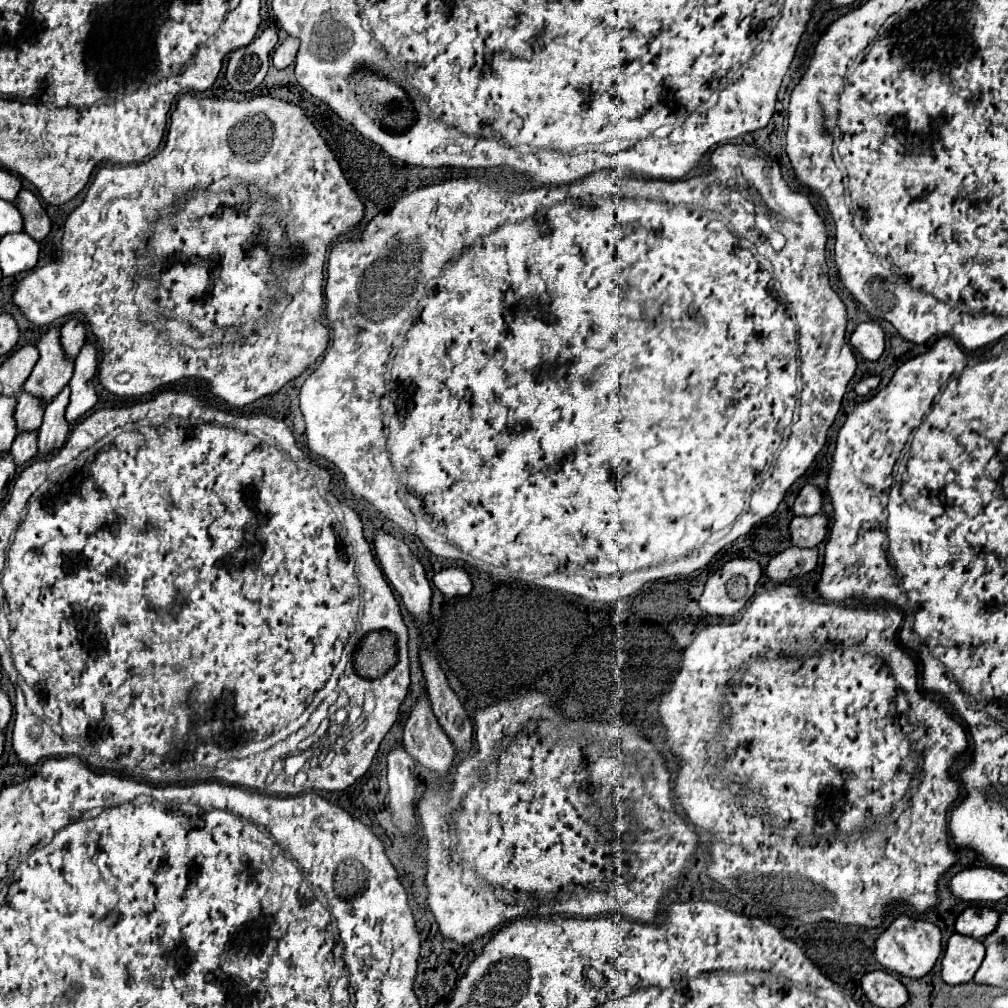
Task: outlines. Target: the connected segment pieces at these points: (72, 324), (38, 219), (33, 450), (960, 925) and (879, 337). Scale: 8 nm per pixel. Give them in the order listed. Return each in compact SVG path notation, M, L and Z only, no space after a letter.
M70 318L62 326L60 340L62 340L62 348L64 348L66 356L74 358L80 352L80 348L84 346L84 342L86 342L86 326L84 326L84 322L80 318Z
M22 190L18 196L18 208L24 212L24 220L26 220L24 232L30 234L38 242L44 240L50 234L52 224L40 200L30 190Z
M28 430L28 432L20 432L16 436L10 452L14 454L14 460L18 466L38 454L38 436L36 434L38 434L38 430Z
M970 906L956 918L956 932L970 938L984 938L992 928L996 928L998 912L984 906Z
M862 322L854 328L850 336L850 344L854 346L854 350L862 354L862 358L878 360L884 352L884 332L878 324Z

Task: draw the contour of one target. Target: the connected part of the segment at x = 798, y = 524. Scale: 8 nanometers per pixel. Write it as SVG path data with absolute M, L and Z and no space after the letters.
M824 514L792 518L788 526L792 546L800 546L800 548L818 546L826 536L826 526L828 526L828 518Z

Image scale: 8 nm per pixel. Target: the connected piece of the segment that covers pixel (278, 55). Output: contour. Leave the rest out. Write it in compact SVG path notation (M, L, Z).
M288 36L272 54L272 62L276 68L286 68L294 62L298 52L298 40L294 36Z

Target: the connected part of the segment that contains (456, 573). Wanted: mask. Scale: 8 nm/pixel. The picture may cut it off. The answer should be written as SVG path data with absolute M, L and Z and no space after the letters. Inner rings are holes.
M446 568L434 574L434 586L446 596L466 596L472 590L472 580L464 568Z

